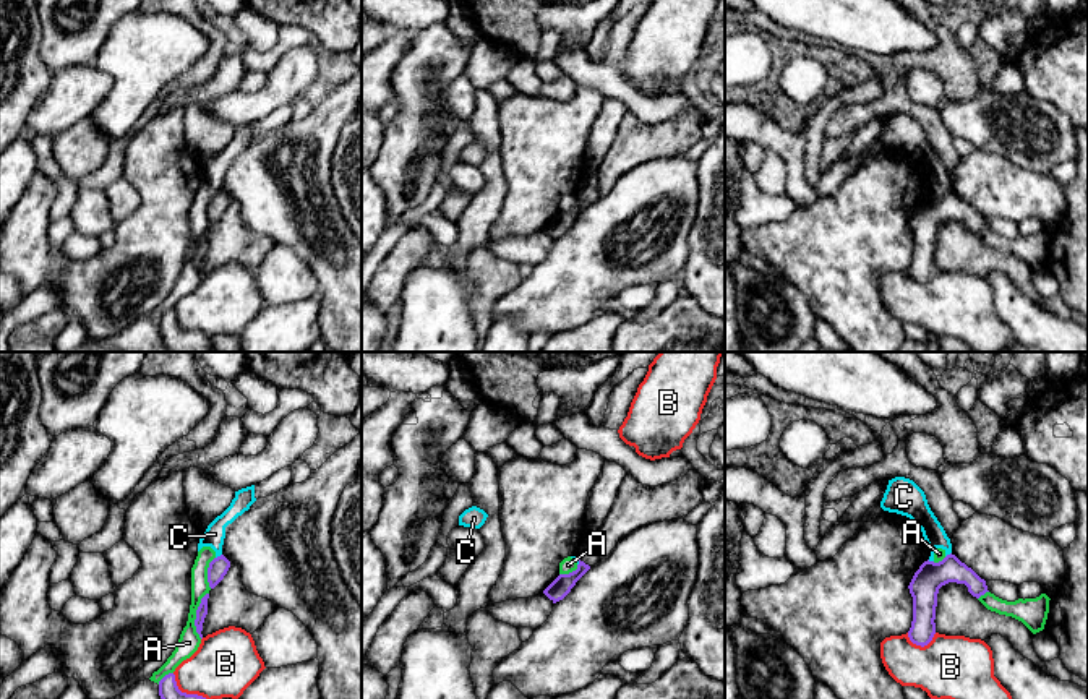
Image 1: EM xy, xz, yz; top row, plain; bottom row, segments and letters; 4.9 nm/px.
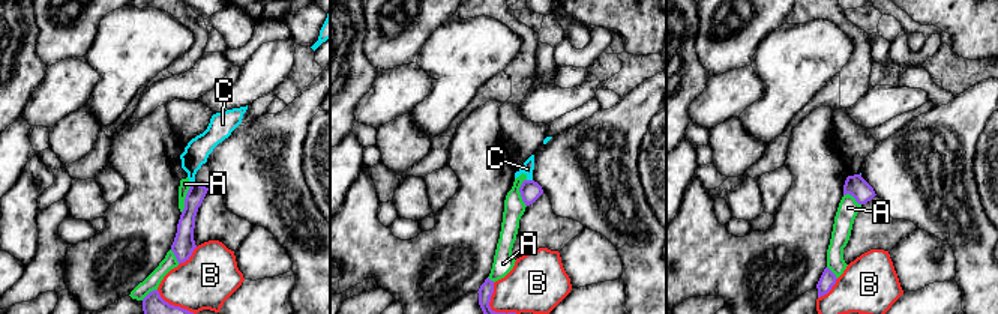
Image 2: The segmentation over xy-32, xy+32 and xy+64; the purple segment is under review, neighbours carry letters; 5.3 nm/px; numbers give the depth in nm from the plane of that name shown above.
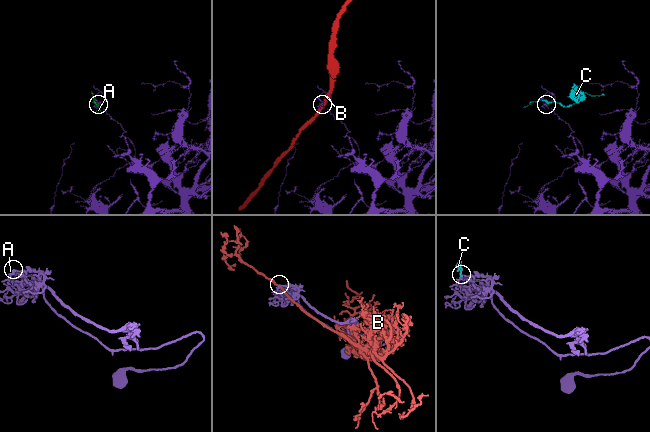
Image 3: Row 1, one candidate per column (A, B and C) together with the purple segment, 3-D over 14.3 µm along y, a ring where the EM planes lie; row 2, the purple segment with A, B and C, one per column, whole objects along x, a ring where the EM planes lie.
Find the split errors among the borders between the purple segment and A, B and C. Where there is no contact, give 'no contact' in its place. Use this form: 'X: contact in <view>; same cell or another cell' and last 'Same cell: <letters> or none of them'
A: contact in xy; another cell
B: contact in yz; another cell
C: contact in xy; another cell
Same cell: none of them

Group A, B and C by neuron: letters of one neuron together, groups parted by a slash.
A C / B

